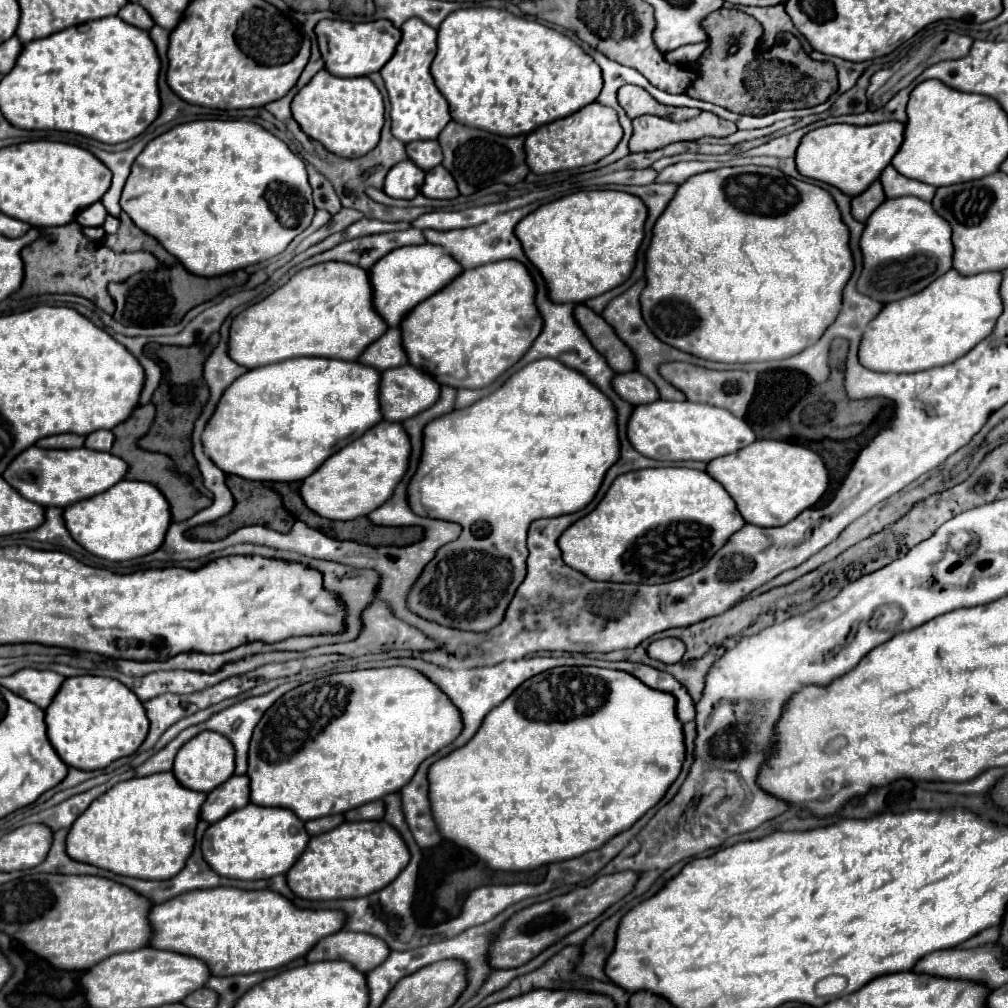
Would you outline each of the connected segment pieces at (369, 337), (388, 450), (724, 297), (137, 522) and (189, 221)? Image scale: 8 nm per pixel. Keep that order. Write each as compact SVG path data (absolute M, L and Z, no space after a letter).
M324 262L300 270L270 296L244 308L230 324L228 354L248 370L296 356L356 360L384 330L384 320L372 308L368 272L342 262Z
M378 422L366 434L332 454L314 474L302 480L300 496L306 506L328 520L354 520L368 516L384 504L408 468L410 440L398 422Z
M762 166L718 168L712 172L704 172L704 174L696 174L688 178L684 184L678 186L674 198L670 200L662 216L656 220L652 232L654 234L646 250L646 270L644 270L646 286L640 294L640 308L642 308L644 322L648 324L652 334L660 338L664 344L674 346L682 352L688 352L704 360L714 360L714 362L744 364L744 362L782 360L812 346L838 316L840 304L842 304L842 288L848 282L852 274L852 266L854 266L852 254L848 248L850 232L844 226L840 218L840 210L836 202L832 202L832 196L820 186L806 184L796 178L786 178L776 168L762 168Z
M122 480L108 488L108 492L100 492L94 498L74 502L64 508L64 524L70 536L90 554L98 558L106 558L112 562L132 560L146 556L162 546L168 524L170 524L170 506L162 492L150 482Z
M242 120L186 122L148 142L132 164L120 206L142 232L154 236L196 276L222 276L284 252L314 216L304 162L280 138Z

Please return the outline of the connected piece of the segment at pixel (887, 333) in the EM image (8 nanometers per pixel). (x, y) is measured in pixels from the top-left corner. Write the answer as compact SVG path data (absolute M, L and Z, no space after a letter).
M948 270L946 274L930 282L920 294L912 294L908 298L902 298L900 302L886 304L878 312L878 316L870 320L858 346L860 364L864 364L864 368L870 368L874 372L920 372L926 368L954 362L992 332L992 326L996 324L996 318L1000 316L1002 310L998 290L1000 290L1000 272L962 276L956 270Z

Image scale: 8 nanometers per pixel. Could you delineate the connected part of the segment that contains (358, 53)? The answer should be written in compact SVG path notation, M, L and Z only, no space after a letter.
M322 20L316 26L318 46L326 62L326 70L334 76L368 76L378 72L396 52L400 30L388 20L352 24L346 20Z

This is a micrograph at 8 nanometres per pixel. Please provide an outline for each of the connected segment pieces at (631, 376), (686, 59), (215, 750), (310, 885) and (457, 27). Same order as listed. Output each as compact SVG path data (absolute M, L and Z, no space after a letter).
M636 370L624 372L624 374L616 374L612 378L612 388L620 398L630 402L632 406L658 400L656 386Z
M704 40L704 42L698 42L698 44L680 46L680 48L672 50L672 52L668 52L668 54L666 54L666 60L668 60L670 64L678 64L678 66L694 66L694 64L702 58L702 54L706 52L708 44L710 44L710 42Z
M210 730L200 732L196 738L188 740L178 750L172 774L176 776L176 780L184 788L208 794L214 788L218 788L220 784L224 784L234 774L234 748L228 742L228 738L224 738L222 734L216 734L216 732L210 732Z
M384 820L378 822L342 822L332 832L312 836L304 854L288 870L286 882L302 900L338 900L358 898L382 890L410 862L404 840Z
M496 8L452 12L438 28L438 52L430 70L456 122L504 136L530 134L544 124L570 116L594 102L602 90L600 66L574 40L534 20Z

